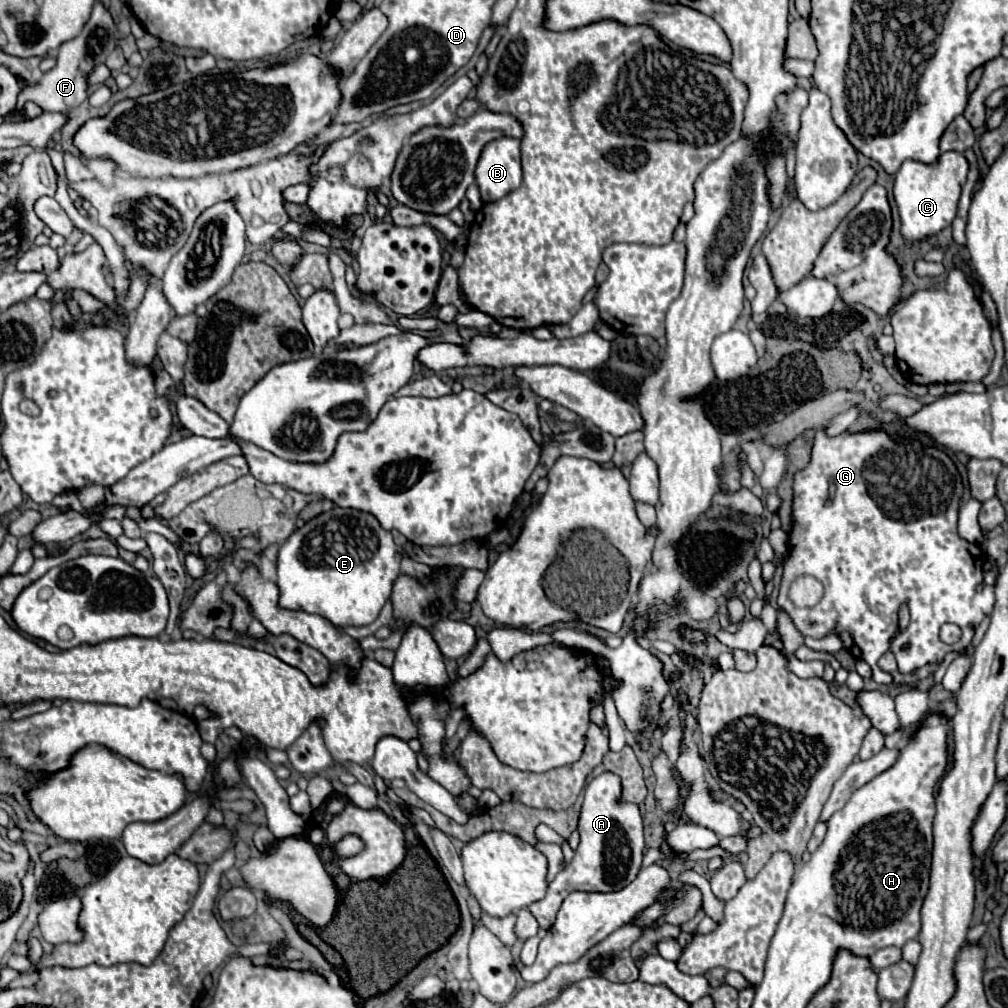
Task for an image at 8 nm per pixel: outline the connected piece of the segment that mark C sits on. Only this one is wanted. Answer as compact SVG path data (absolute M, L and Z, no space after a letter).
M945 152L939 156L939 160L933 166L905 160L899 172L895 174L895 186L893 186L893 198L899 208L899 220L901 220L901 236L909 242L925 240L929 236L939 234L943 228L951 226L953 218L957 216L957 204L961 196L961 188L967 180L969 164L963 154L957 152Z

